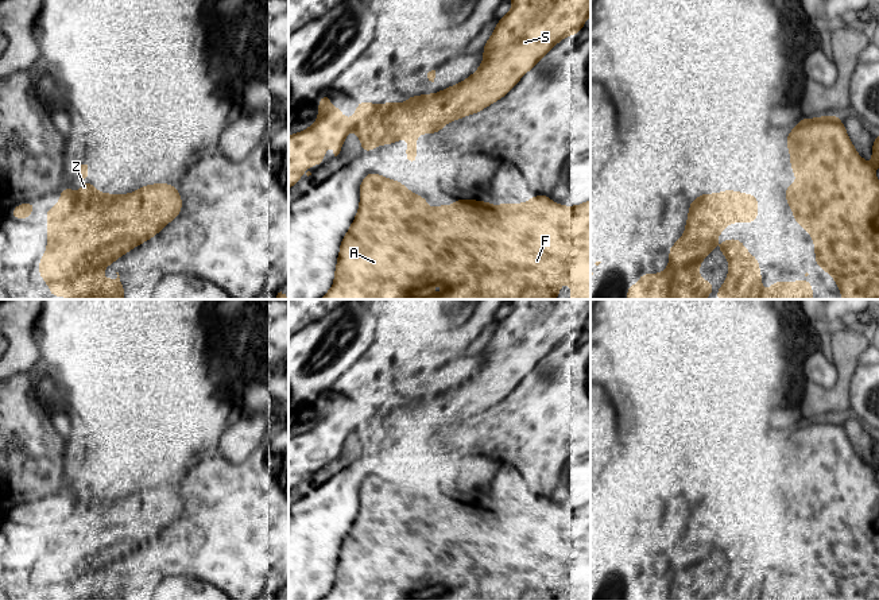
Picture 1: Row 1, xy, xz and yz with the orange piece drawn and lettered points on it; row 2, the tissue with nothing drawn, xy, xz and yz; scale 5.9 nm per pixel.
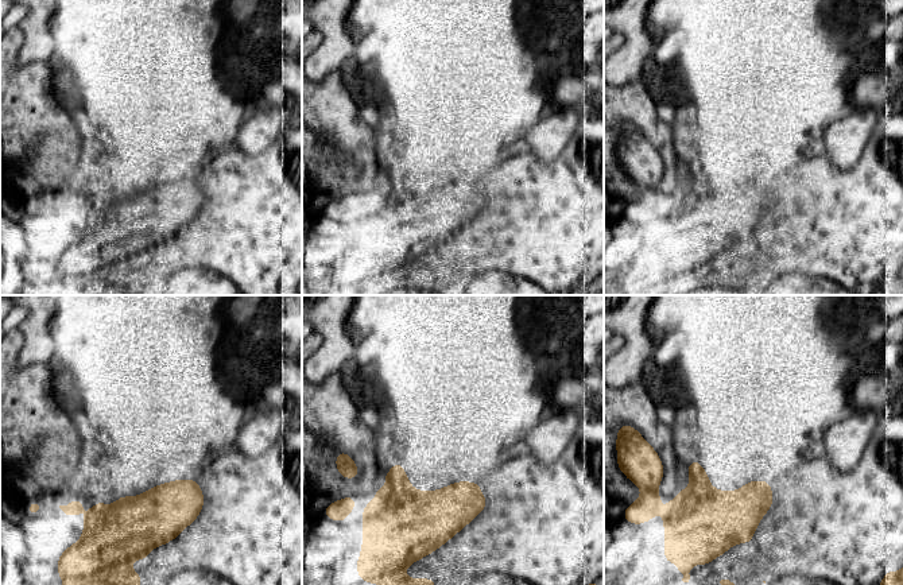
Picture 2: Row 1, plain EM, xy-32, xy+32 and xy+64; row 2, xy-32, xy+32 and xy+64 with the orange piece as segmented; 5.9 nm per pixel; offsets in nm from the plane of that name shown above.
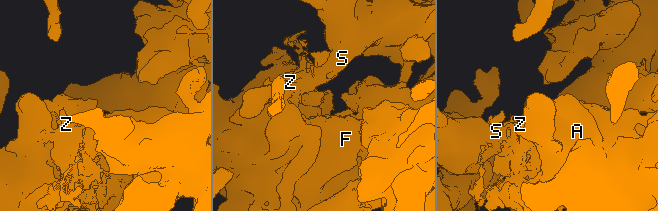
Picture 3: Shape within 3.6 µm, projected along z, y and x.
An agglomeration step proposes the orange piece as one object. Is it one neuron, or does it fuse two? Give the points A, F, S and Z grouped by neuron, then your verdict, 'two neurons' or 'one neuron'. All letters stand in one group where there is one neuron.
groups A F Z / S; two neurons

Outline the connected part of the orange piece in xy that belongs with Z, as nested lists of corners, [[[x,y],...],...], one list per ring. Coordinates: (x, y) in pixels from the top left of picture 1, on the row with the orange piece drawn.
[[[84,182],[81,193],[71,189],[61,189],[61,201],[46,210],[47,214],[47,249],[39,260],[39,274],[50,286],[51,297],[70,297],[71,299],[123,299],[124,286],[120,275],[105,280],[102,270],[111,266],[125,252],[123,235],[125,228],[113,227],[112,218],[120,218],[121,213],[115,204],[129,194],[102,194],[94,183]]]

